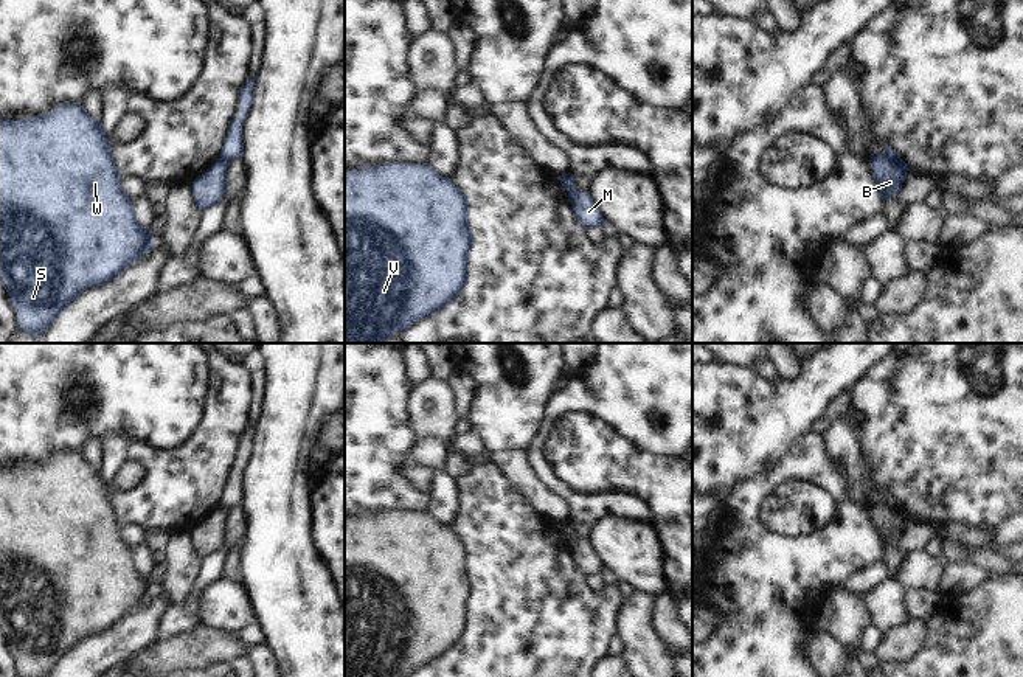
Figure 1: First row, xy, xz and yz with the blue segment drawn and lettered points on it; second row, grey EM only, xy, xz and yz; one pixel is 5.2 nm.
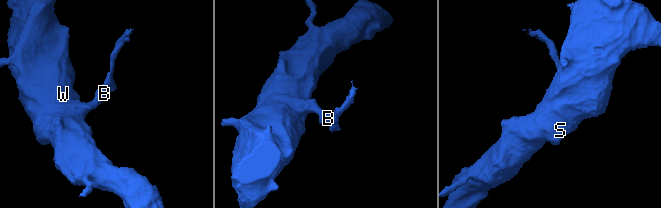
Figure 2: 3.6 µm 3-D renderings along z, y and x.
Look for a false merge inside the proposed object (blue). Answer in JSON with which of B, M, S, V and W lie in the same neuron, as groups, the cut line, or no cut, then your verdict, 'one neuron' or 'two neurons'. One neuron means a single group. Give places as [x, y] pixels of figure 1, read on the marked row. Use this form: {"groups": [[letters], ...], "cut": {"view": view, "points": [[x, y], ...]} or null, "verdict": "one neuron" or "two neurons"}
{"groups": [["B", "S", "V", "W"], ["M"]], "cut": {"view": "yz", "points": [[884, 152], [905, 171]]}, "verdict": "two neurons"}

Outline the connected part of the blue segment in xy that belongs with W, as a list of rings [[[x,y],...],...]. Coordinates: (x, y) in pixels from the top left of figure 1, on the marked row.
[[[81,102],[57,104],[51,112],[37,116],[26,116],[20,121],[0,118],[0,279],[9,295],[20,331],[40,335],[62,314],[62,311],[87,287],[95,287],[115,279],[129,266],[138,262],[154,245],[147,227],[143,227],[134,211],[132,197],[121,185],[121,171],[113,158],[107,134],[101,121],[88,116]]]

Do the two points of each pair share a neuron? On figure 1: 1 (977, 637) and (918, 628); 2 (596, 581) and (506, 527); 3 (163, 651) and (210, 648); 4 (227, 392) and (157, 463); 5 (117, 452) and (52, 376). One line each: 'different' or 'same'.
1: different
2: different
3: same
4: same
5: different

